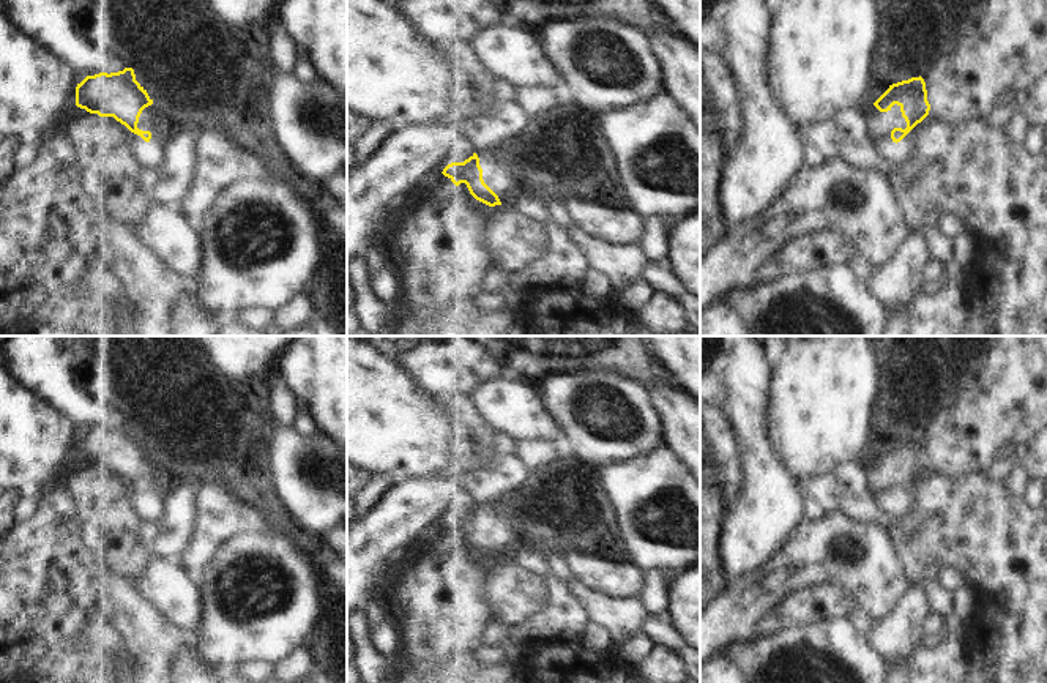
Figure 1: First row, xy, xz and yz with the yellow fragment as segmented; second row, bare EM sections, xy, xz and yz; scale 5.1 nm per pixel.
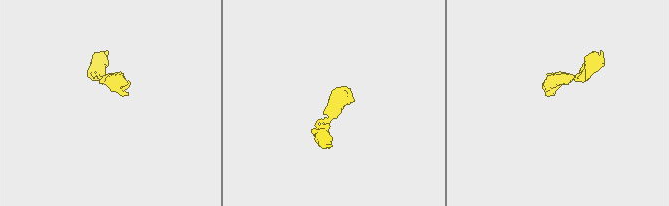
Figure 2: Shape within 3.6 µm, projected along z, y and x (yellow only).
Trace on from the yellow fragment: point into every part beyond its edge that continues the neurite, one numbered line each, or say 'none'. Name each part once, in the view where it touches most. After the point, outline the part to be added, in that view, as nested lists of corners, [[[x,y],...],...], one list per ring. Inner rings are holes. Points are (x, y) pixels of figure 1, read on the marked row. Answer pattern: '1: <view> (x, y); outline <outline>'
1: yz (880, 125); outline [[[894,104],[888,112],[880,112],[875,106],[870,107],[867,129],[872,142],[885,151],[892,151],[896,148],[896,142],[891,139],[891,131],[894,128],[907,128],[900,106]]]

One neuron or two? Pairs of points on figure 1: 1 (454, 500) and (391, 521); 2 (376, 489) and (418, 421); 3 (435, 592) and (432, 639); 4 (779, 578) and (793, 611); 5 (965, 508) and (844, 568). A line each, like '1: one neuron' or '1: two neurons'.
1: one neuron
2: two neurons
3: one neuron
4: two neurons
5: two neurons

